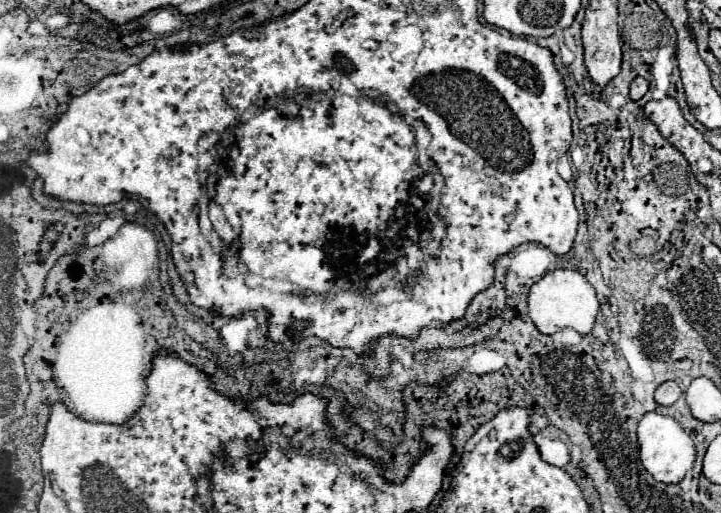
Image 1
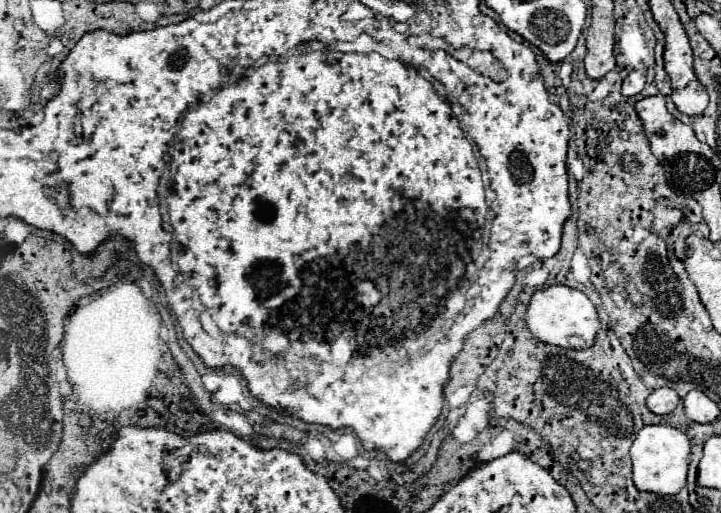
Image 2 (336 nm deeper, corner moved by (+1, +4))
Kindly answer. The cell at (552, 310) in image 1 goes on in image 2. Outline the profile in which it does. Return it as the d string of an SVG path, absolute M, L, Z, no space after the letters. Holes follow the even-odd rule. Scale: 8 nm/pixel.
M548 286L544 290L538 290L528 304L526 324L532 336L538 338L540 342L560 348L572 348L572 350L590 348L600 330L598 312L590 302L590 298L584 292L568 286Z

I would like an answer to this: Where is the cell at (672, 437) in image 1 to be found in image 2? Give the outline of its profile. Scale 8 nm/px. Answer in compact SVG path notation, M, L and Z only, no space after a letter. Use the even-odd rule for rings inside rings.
M656 424L644 426L630 448L634 466L634 484L642 492L654 492L658 496L674 496L686 486L686 472L690 460L690 440L672 426Z

